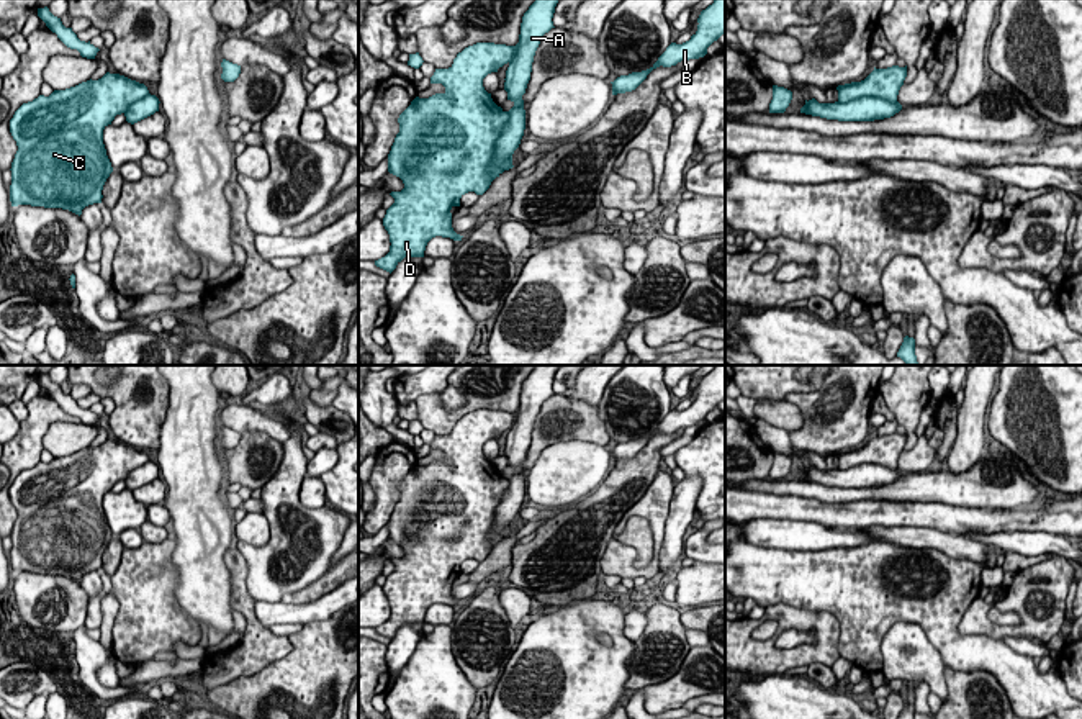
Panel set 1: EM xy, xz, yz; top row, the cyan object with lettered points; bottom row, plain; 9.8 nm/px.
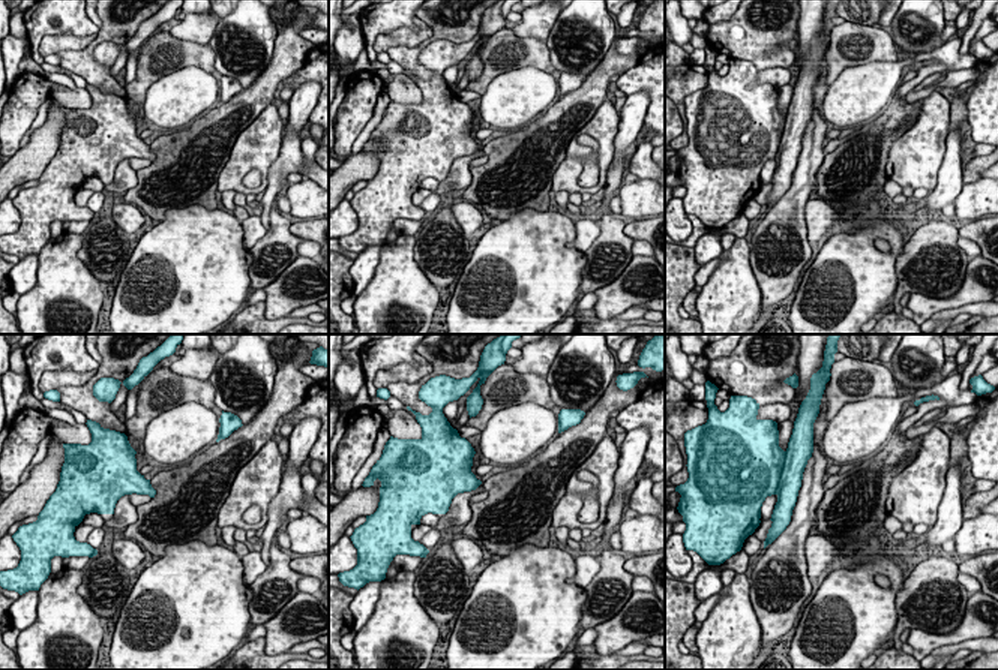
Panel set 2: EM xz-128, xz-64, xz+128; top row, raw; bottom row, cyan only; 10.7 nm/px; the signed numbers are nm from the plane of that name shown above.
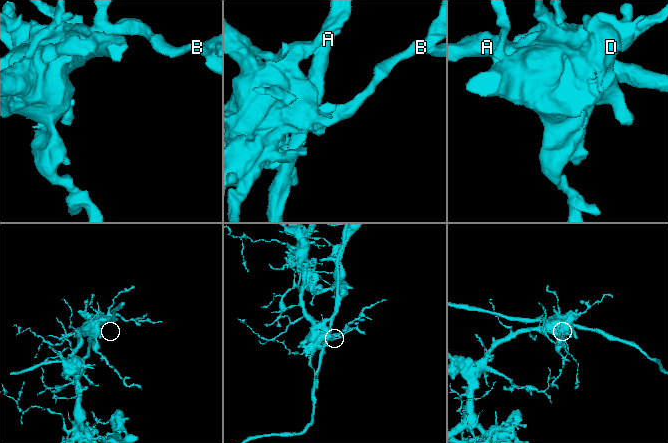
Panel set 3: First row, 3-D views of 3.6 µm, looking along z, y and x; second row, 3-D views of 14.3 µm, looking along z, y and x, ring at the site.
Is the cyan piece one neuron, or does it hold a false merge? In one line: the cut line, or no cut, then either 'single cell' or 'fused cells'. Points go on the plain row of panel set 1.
cut in xz along (506, 479), (508, 488), (496, 508), (488, 534), (488, 551); fused cells

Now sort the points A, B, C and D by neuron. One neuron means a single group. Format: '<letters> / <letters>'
A / B C D

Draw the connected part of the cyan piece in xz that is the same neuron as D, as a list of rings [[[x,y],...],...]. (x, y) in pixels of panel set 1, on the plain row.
[[[476,409],[457,421],[449,436],[435,436],[431,450],[442,450],[444,460],[429,465],[416,464],[399,482],[399,500],[388,521],[388,539],[404,550],[401,558],[391,558],[394,570],[386,577],[383,593],[390,601],[390,619],[375,632],[393,639],[404,624],[424,624],[427,609],[435,604],[462,608],[452,595],[453,573],[460,565],[475,558],[483,562],[489,555],[488,534],[494,522],[509,482],[498,473],[483,454],[483,445],[511,429],[516,413]]]

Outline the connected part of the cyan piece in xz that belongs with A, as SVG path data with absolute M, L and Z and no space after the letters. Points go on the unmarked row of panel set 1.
M535 365L535 369L522 383L519 409L516 411L516 419L509 429L504 445L507 467L511 467L514 473L506 478L509 486L496 508L494 522L488 534L489 549L504 539L501 531L512 524L524 503L525 477L522 462L525 460L527 450L530 447L534 423L542 408L542 403L555 395L552 385L557 370L558 365Z

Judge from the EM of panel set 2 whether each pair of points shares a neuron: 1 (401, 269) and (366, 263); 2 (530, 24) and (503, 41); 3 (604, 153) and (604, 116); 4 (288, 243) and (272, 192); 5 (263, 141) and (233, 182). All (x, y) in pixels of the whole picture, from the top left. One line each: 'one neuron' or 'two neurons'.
1: two neurons
2: two neurons
3: one neuron
4: two neurons
5: one neuron

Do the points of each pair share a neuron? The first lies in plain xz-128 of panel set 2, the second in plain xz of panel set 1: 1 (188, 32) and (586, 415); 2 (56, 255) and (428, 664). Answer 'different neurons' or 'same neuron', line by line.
1: different neurons
2: same neuron

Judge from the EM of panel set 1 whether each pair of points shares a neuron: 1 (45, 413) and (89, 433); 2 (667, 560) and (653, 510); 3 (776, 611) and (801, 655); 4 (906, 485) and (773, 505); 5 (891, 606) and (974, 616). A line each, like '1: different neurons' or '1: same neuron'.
1: different neurons
2: different neurons
3: same neuron
4: different neurons
5: different neurons

